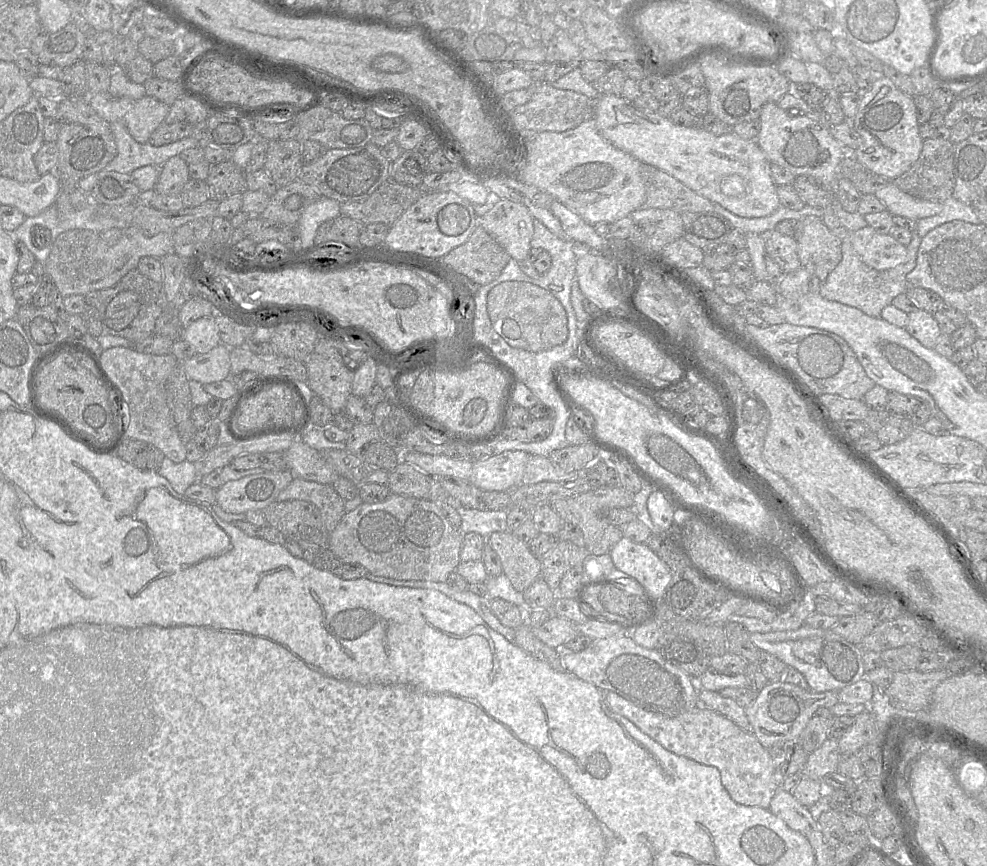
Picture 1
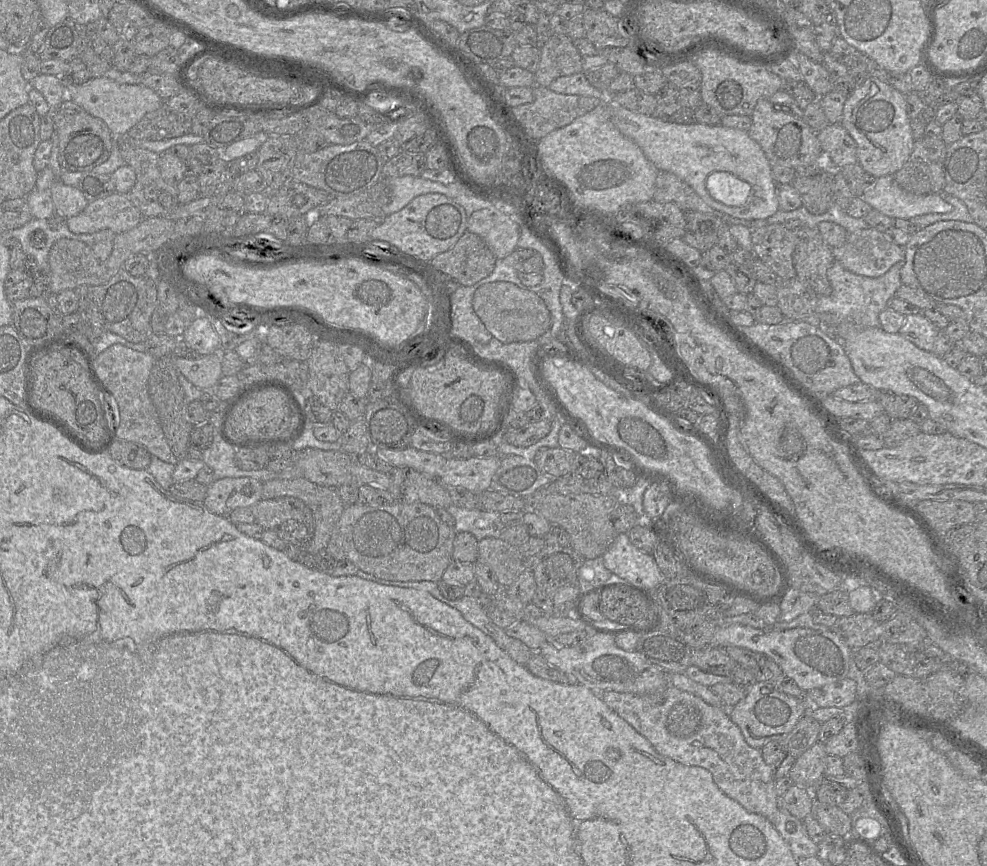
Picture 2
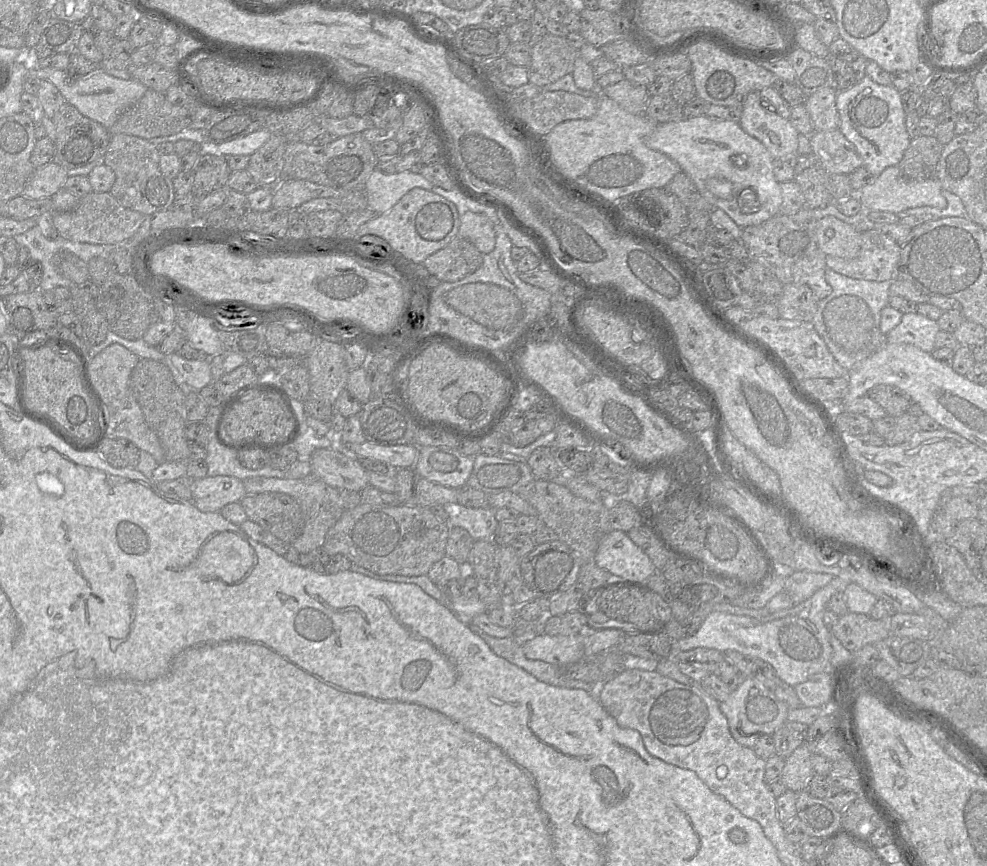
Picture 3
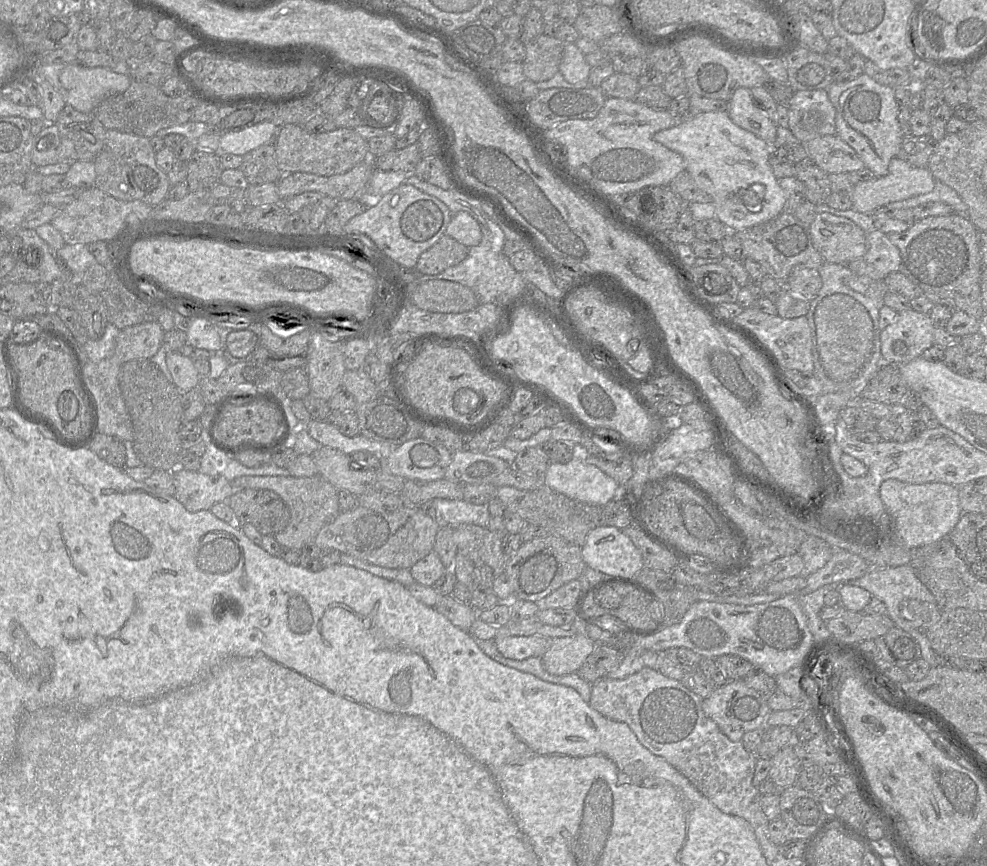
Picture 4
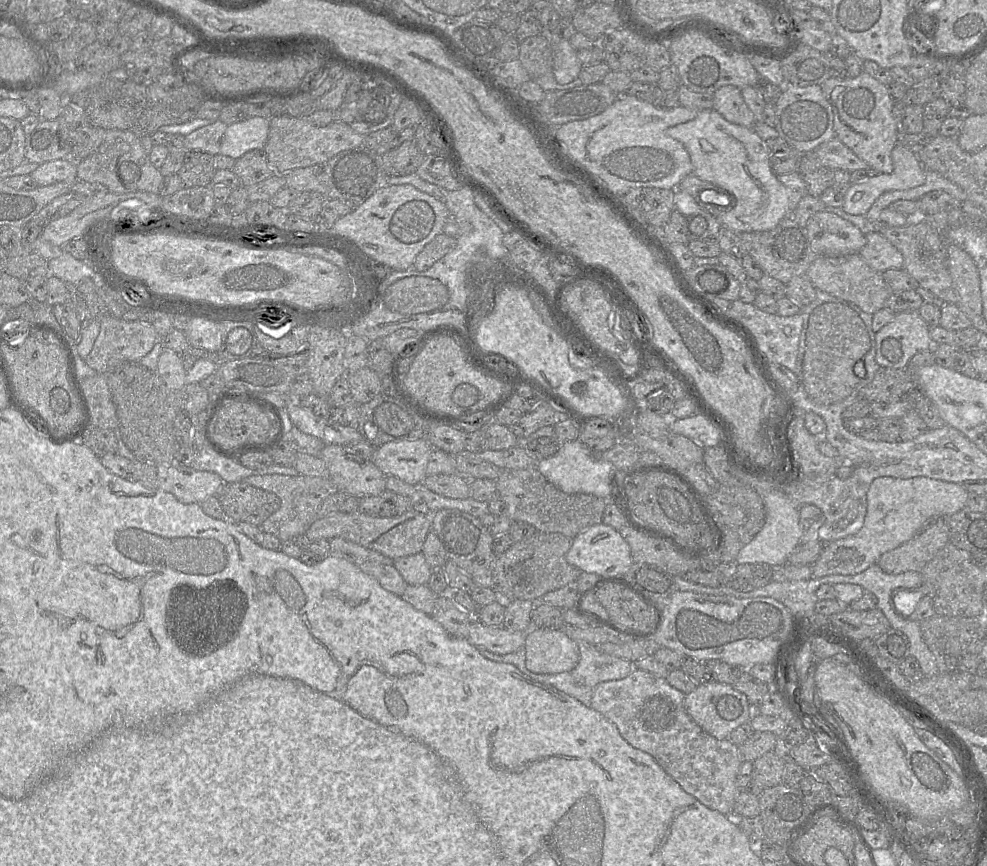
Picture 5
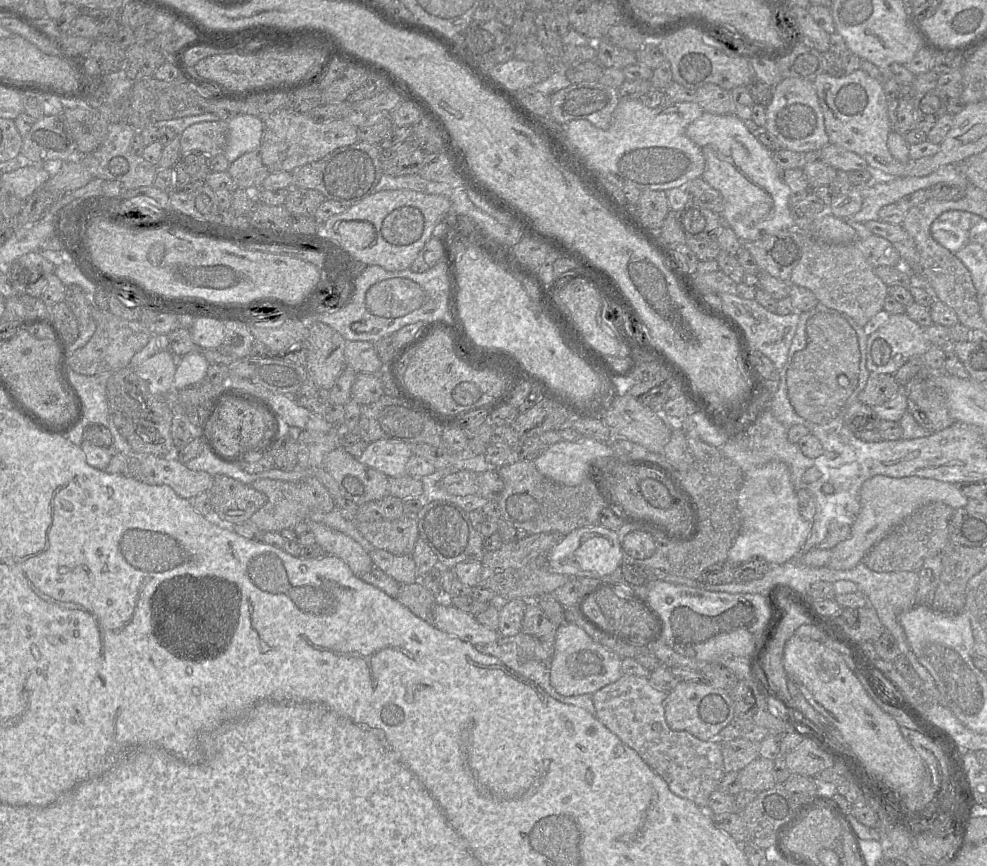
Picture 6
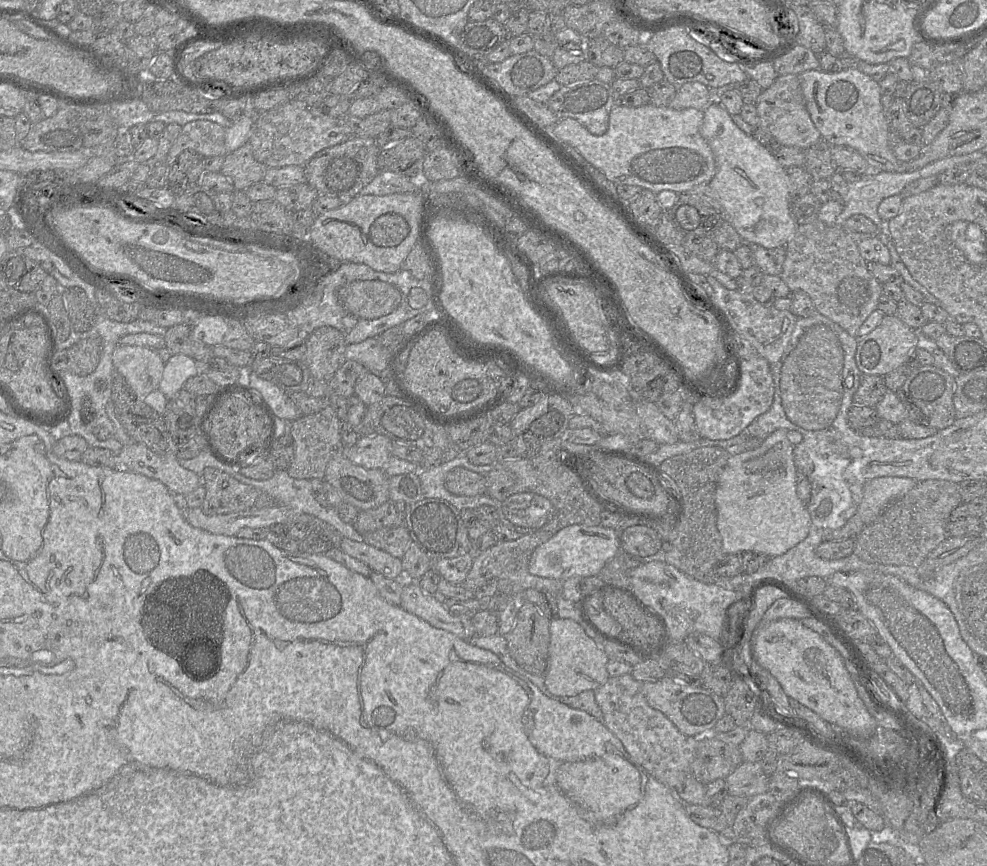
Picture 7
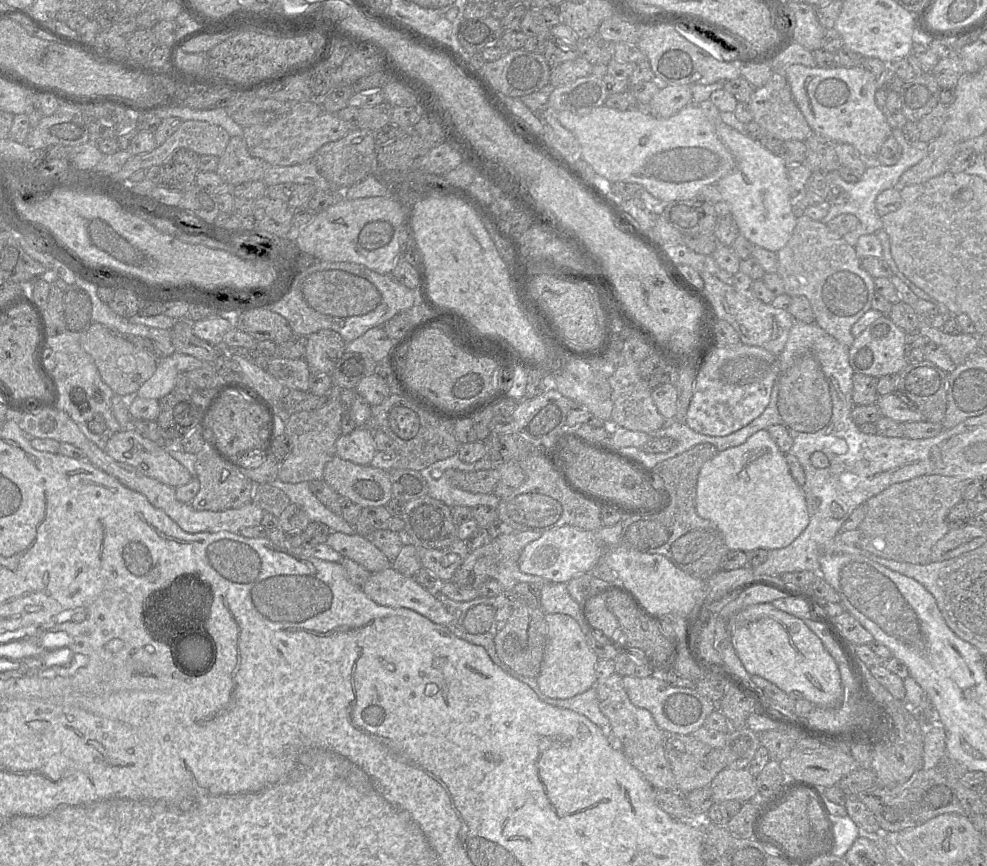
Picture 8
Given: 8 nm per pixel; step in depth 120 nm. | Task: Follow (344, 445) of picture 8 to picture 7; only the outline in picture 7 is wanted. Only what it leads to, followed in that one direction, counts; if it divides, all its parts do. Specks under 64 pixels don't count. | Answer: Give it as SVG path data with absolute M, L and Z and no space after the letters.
M361 435L350 448L342 447L342 454L367 469L382 469L391 456L391 443L383 435Z

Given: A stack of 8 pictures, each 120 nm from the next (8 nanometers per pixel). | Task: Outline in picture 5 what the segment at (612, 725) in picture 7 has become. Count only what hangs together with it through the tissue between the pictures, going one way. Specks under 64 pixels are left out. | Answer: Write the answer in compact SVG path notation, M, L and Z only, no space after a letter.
M635 668L623 679L604 681L595 686L592 708L613 723L632 747L650 754L686 793L706 807L732 816L735 799L740 792L736 783L742 764L738 746L729 740L718 740L706 733L686 712L684 699L685 694L672 687L666 679Z

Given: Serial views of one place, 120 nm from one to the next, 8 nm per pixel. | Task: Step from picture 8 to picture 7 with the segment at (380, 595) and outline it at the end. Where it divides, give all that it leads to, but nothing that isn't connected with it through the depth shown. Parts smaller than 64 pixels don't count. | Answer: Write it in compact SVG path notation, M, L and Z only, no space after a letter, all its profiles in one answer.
M404 580L400 606L433 627L446 630L461 639L476 635L471 617L452 614L439 595L426 593L417 581Z

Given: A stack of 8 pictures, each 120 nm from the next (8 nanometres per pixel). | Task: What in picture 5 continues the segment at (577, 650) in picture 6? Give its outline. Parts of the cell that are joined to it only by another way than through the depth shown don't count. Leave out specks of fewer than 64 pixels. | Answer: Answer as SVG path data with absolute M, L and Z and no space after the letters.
M587 642L577 644L579 661L571 675L581 685L594 688L604 681L623 679L635 669L634 663L602 653L595 645Z

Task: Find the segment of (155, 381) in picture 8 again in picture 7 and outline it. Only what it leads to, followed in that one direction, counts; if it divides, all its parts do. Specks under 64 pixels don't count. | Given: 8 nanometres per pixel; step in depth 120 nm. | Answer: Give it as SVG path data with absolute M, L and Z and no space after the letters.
M172 354L164 364L158 389L168 399L181 390L186 380L200 373L200 364L185 354Z

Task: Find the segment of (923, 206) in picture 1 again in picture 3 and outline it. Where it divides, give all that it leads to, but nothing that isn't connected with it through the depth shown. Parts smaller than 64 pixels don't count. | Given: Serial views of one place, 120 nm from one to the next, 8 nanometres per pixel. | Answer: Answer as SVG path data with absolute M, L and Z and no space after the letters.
M898 166L886 168L873 182L863 187L857 193L858 199L865 211L900 213L914 207L931 206L943 209L947 201L942 195L942 186L936 178L923 181L913 181L905 178Z

